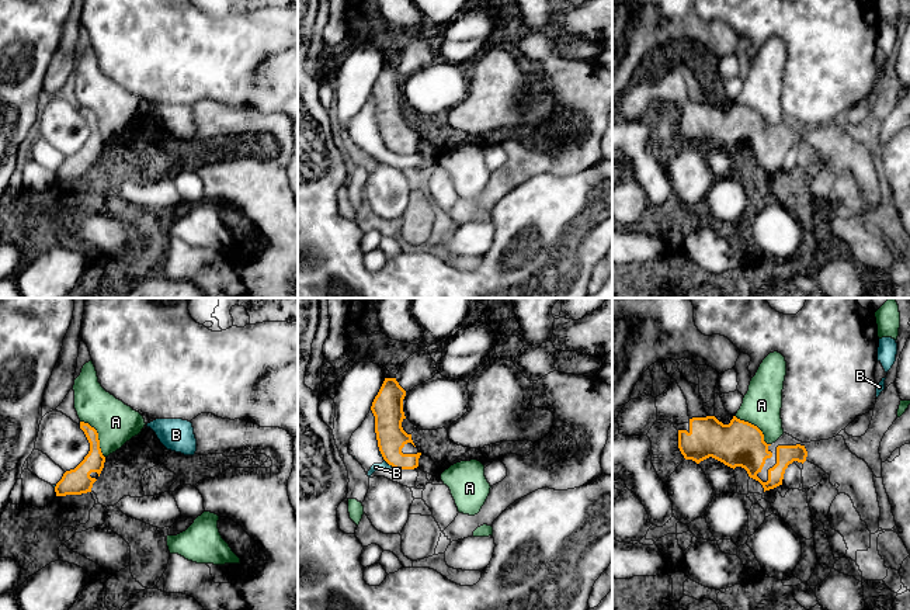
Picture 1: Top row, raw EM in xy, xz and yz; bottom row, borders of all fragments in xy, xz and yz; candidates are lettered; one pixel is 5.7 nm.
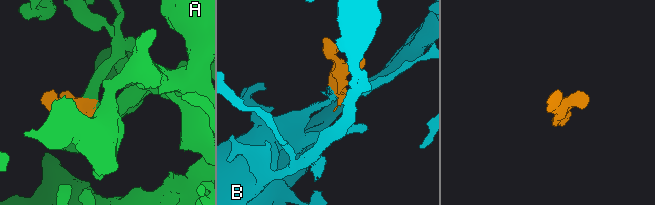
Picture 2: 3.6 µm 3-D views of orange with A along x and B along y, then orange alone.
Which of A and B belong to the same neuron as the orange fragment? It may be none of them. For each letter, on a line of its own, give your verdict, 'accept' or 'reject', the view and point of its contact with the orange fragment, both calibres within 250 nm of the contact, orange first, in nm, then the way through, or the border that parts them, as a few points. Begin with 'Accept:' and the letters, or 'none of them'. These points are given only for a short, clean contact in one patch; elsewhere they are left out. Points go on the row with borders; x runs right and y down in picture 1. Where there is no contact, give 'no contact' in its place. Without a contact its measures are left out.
Accept: none of them
A: reject; contact xy (97, 436); calibres 110 and 240 nm; border xy (80, 420), (96, 430), (99, 447), (104, 457)
B: reject; contact xz (389, 464); calibres 160 and 50 nm; border xz (385, 460), (392, 465)

